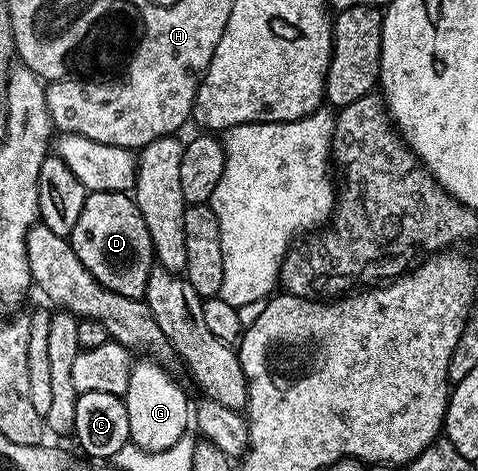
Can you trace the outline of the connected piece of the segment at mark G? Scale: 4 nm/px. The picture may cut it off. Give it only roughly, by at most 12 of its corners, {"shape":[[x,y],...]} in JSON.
{"shape":[[152,357],[133,362],[129,440],[170,449],[190,427],[188,395]]}

